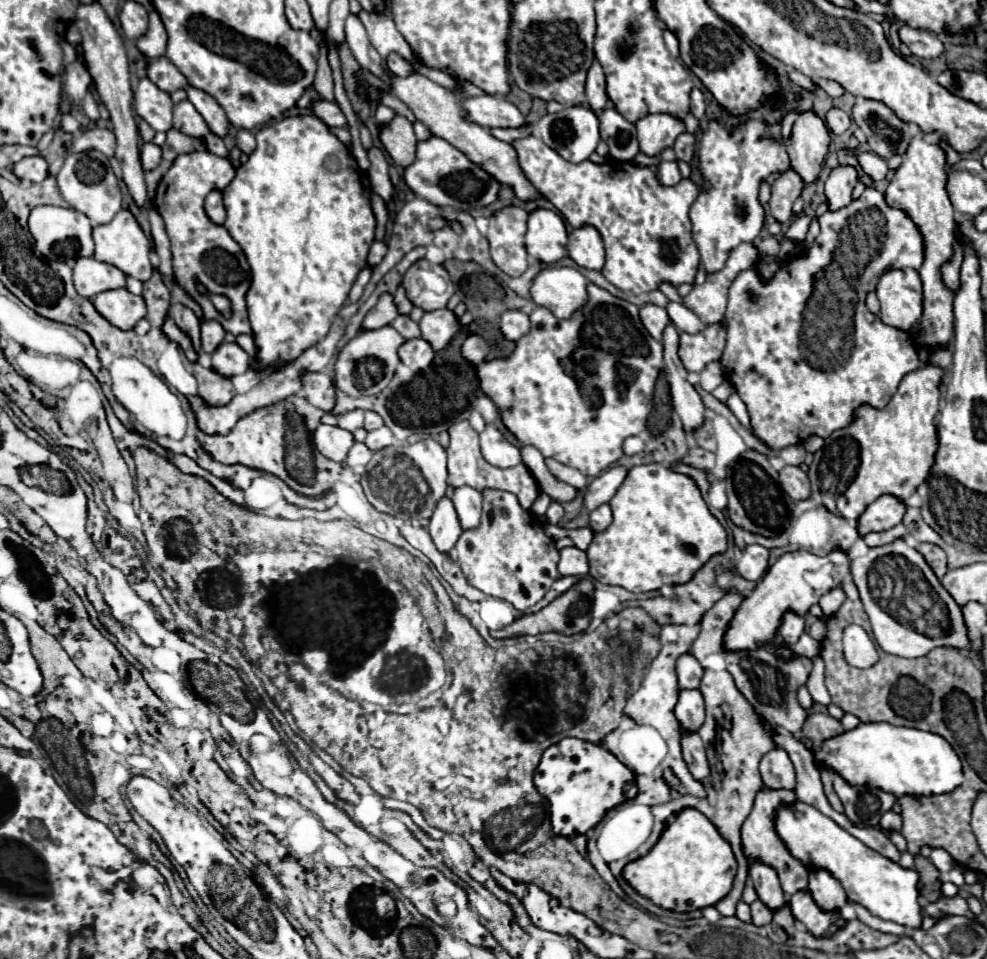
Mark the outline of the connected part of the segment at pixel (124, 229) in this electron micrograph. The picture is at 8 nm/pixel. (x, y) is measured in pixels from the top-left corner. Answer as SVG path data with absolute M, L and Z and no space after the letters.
M120 209L118 215L112 219L112 223L94 227L94 243L96 243L96 251L94 251L96 261L110 263L110 265L118 267L120 271L124 271L126 275L136 277L140 281L150 279L150 275L152 275L152 263L150 263L152 245L150 245L150 239L146 237L146 233L142 231L142 227L138 225L136 217L128 209Z

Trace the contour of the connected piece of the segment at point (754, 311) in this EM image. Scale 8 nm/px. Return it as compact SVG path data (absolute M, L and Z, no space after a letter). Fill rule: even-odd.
M866 189L856 201L852 201L850 205L842 207L842 211L826 211L824 215L820 215L820 235L814 239L814 243L810 247L806 247L806 251L802 251L804 255L798 255L798 257L792 257L788 261L782 261L778 271L772 275L772 279L764 281L760 275L758 275L758 265L752 265L750 269L738 273L738 277L734 279L734 283L730 285L730 299L728 299L728 309L726 309L726 315L724 315L724 323L726 323L726 349L720 357L720 365L724 369L724 375L726 379L734 385L736 393L742 397L742 401L746 403L748 407L748 413L750 413L750 421L752 421L752 427L754 427L754 435L760 437L770 449L774 451L780 451L788 445L798 445L802 443L804 439L808 439L810 435L818 435L818 437L828 437L830 433L834 433L836 429L842 429L846 427L852 417L854 417L854 409L868 403L876 409L882 409L886 407L886 403L890 401L890 397L894 395L894 391L898 389L900 381L904 379L904 375L908 375L910 371L918 369L922 365L920 357L918 357L918 347L914 343L914 337L908 335L906 331L900 331L896 327L890 327L886 323L882 323L880 317L872 315L868 309L866 309L866 293L874 291L876 289L876 283L878 279L882 277L882 273L886 273L888 269L906 269L906 267L912 267L912 269L920 269L922 267L922 259L924 259L924 243L922 243L922 233L918 231L918 227L914 227L914 221L910 219L910 215L906 215L906 211L898 211L896 207L890 207L886 203L886 195L878 189ZM824 279L826 281L826 289L812 289L812 283L814 281L820 281ZM750 293L756 293L758 295L758 301L750 301L748 295Z

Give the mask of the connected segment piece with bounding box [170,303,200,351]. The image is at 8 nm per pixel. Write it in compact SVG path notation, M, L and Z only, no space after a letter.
M174 303L172 309L170 309L170 317L176 321L176 325L188 333L192 337L192 343L194 343L194 349L200 351L200 319L192 313L192 309L180 305L180 303Z

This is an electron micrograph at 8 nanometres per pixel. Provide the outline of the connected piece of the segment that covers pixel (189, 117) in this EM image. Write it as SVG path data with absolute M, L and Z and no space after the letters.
M188 99L174 105L174 129L198 139L202 139L210 131L202 115L196 111L196 107Z

